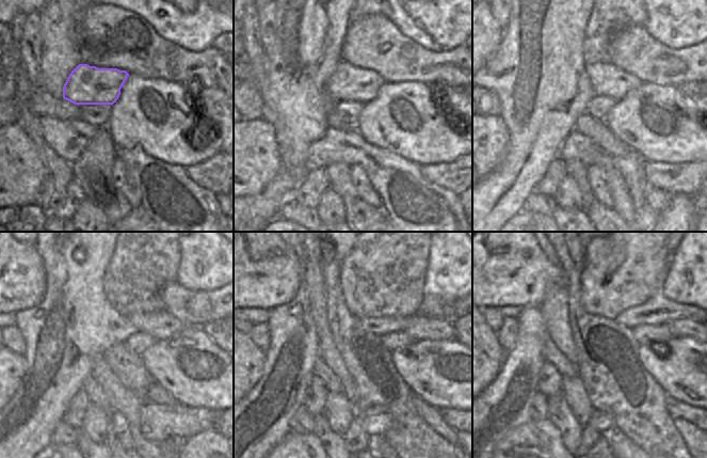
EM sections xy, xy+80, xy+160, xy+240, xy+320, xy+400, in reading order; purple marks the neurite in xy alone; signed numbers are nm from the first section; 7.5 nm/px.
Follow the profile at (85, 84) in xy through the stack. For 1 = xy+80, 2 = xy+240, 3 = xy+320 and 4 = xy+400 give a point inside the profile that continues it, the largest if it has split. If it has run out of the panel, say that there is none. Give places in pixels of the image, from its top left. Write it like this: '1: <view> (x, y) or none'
1: xy+80 (349, 82)
2: xy+240 (158, 325)
3: xy+320 (419, 327)
4: xy+400 (684, 328)

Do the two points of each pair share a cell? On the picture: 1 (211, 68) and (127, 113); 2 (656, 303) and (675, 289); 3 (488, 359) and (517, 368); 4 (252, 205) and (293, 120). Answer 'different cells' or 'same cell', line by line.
1: different cells
2: different cells
3: different cells
4: same cell

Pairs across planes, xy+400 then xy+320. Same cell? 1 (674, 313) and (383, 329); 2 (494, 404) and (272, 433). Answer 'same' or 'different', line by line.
1: same
2: same

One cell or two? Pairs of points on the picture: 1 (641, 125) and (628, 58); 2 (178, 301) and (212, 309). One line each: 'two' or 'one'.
1: two
2: one

